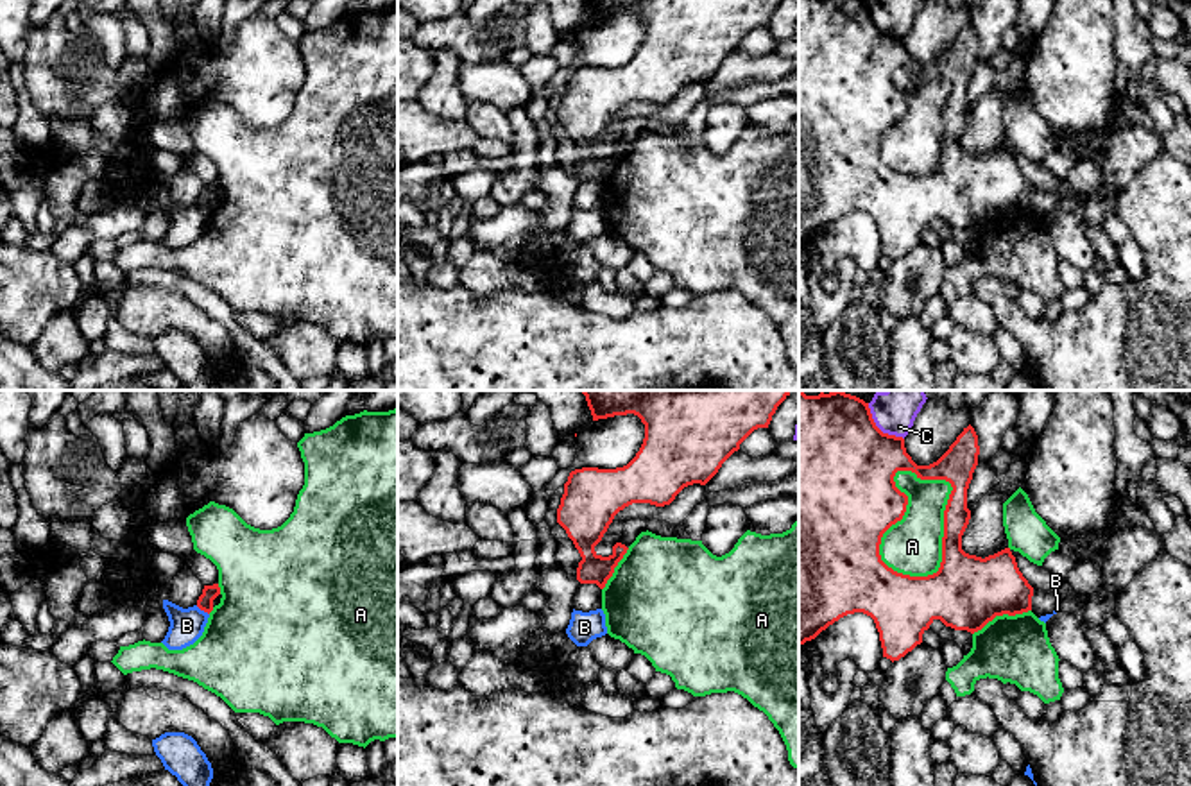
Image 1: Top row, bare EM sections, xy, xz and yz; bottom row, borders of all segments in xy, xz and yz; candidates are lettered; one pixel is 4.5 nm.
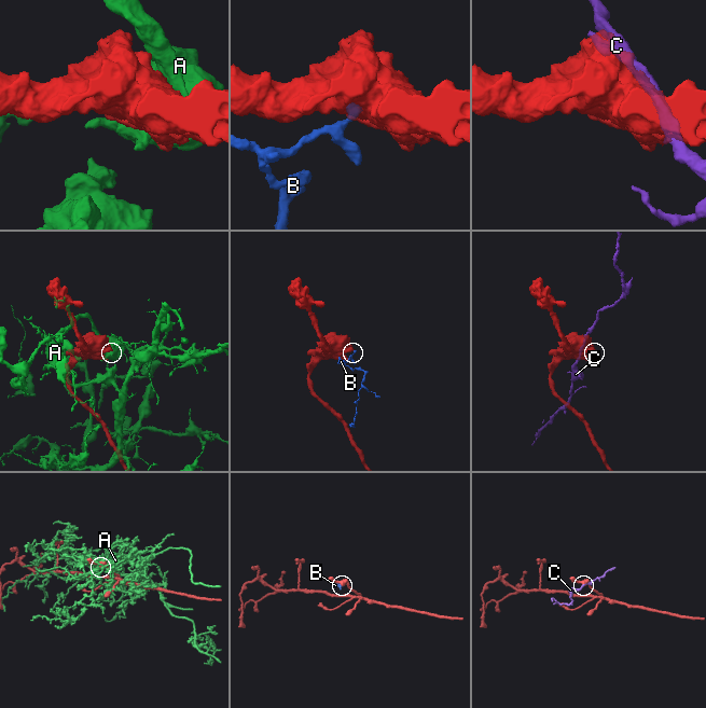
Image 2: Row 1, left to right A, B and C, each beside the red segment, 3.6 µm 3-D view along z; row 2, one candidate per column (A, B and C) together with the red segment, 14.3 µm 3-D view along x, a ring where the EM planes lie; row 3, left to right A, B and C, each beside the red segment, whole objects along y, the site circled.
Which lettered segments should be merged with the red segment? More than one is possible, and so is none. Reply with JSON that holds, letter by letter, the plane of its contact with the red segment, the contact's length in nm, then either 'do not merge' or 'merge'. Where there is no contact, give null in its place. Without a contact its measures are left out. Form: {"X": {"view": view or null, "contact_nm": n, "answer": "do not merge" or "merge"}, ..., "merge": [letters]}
{"A": {"view": "yz", "contact_nm": 500, "answer": "do not merge"}, "B": {"view": "xy", "contact_nm": 80, "answer": "do not merge"}, "C": {"view": "yz", "contact_nm": 240, "answer": "do not merge"}, "merge": []}

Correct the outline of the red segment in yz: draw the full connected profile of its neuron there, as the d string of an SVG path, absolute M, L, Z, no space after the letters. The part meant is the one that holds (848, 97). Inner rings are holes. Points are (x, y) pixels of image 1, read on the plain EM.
M799 0L799 245L815 238L840 217L854 211L870 215L879 231L883 256L899 260L917 243L935 218L955 229L981 229L996 215L1032 209L1033 186L1017 167L1010 147L985 158L962 149L969 124L967 88L978 64L978 34L969 23L949 48L930 64L917 64L906 52L904 38L883 32L865 0ZM897 70L912 70L921 79L946 79L953 90L944 109L942 161L937 172L910 175L888 167L879 154L883 132L903 118L908 95L895 86Z

